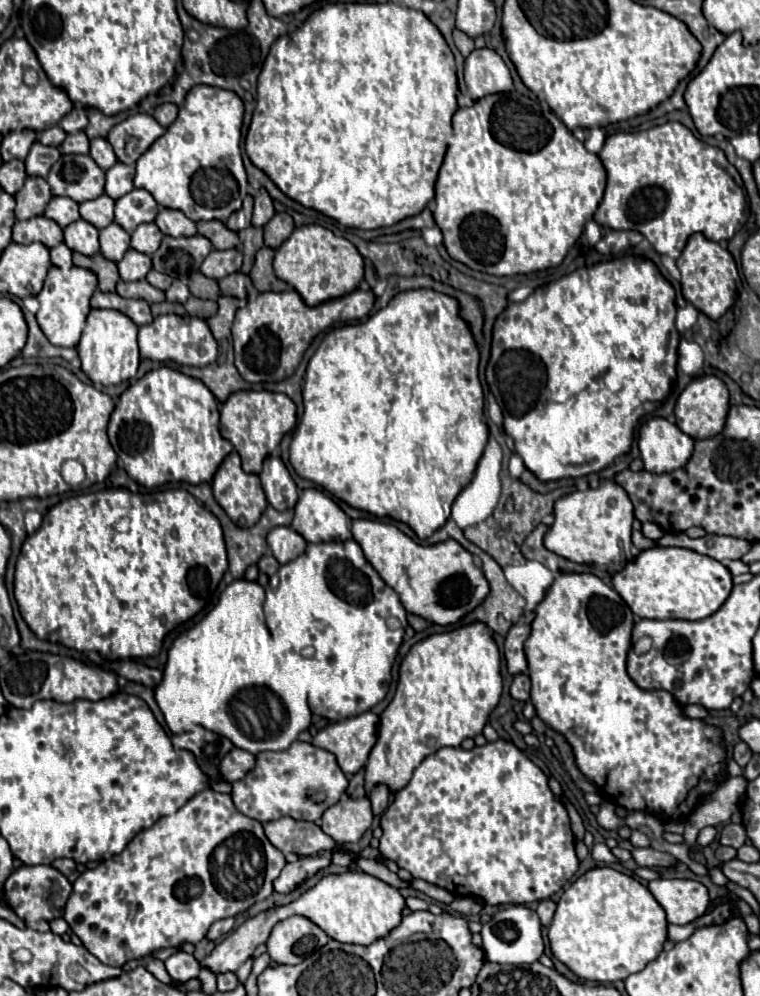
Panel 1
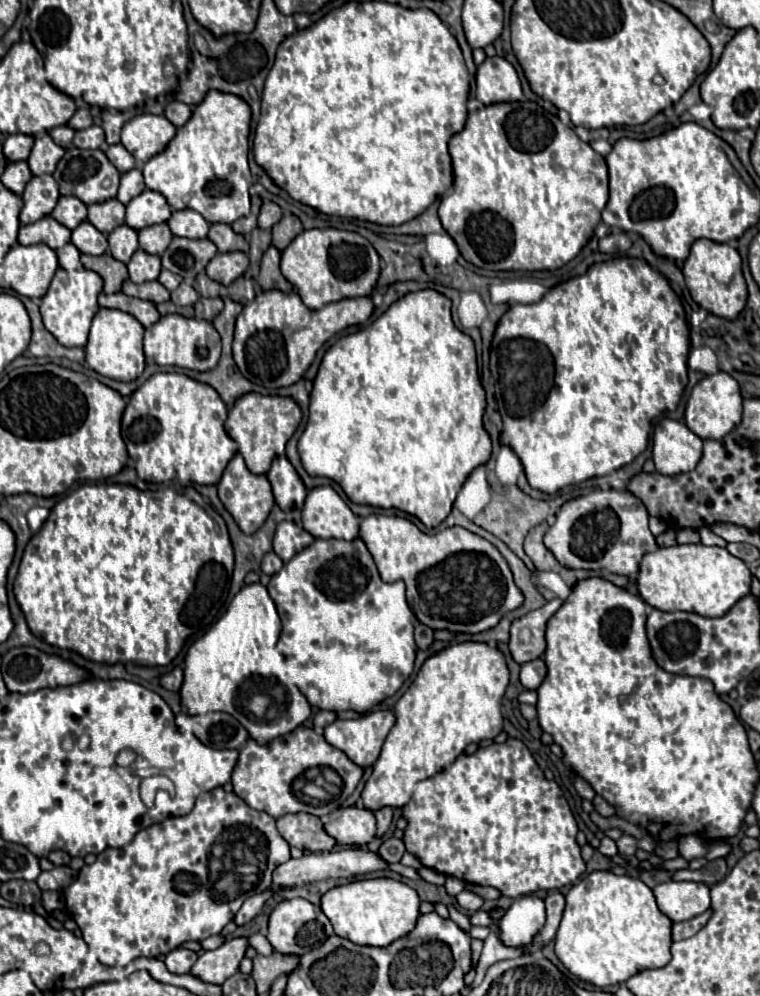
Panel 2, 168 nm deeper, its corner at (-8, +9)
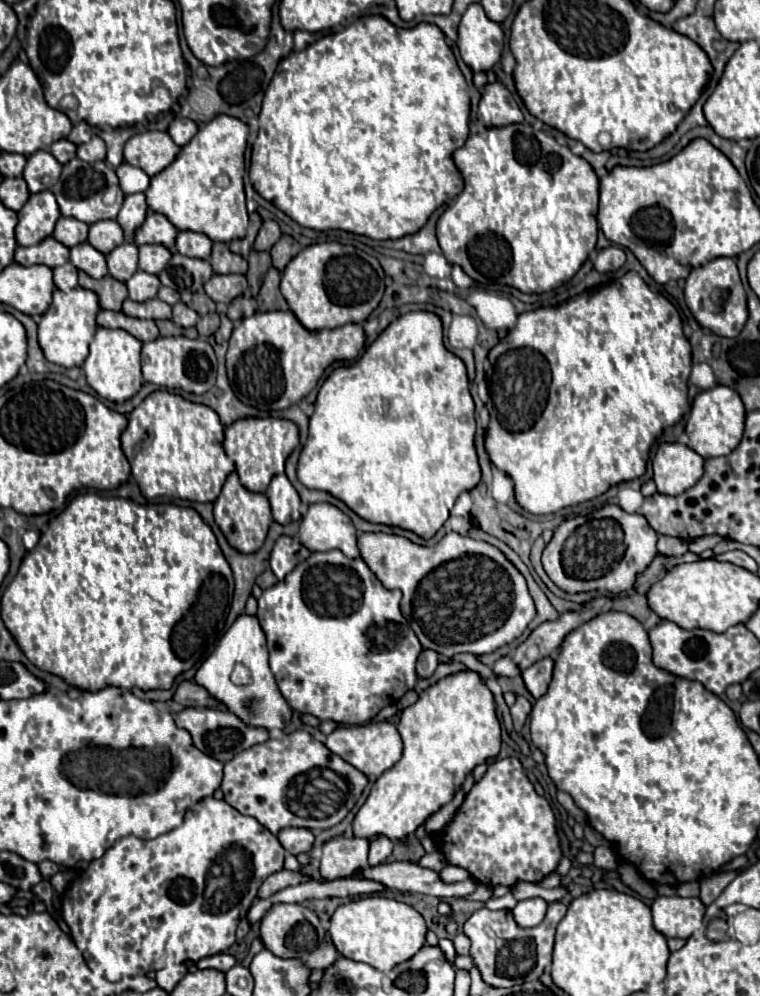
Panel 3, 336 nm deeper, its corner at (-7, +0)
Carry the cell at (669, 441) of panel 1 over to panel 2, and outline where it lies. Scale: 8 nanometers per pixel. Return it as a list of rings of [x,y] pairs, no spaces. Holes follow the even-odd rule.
[[[661,419],[653,429],[653,461],[663,475],[691,471],[701,459],[701,449],[703,439],[681,421]]]

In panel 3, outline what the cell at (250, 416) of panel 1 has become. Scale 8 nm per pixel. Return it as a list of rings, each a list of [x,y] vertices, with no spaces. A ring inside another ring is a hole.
[[[242,418],[226,428],[224,452],[236,464],[240,482],[250,492],[266,492],[272,476],[284,472],[284,462],[292,450],[298,446],[298,428],[290,420],[280,418]],[[280,448],[280,456],[278,456]]]

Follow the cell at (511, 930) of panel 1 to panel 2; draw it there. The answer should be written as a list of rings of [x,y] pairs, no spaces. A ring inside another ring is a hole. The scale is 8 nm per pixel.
[[[535,895],[519,897],[501,917],[495,933],[505,947],[529,945],[545,925],[543,899]]]

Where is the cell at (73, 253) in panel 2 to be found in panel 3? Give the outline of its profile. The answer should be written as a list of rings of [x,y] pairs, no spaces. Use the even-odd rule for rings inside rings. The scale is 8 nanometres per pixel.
[[[66,262],[58,268],[54,268],[54,284],[58,290],[72,290],[78,286],[78,270],[72,262]]]

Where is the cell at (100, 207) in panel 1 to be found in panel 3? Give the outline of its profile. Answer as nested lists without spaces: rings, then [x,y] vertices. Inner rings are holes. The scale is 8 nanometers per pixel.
[[[100,220],[90,226],[88,242],[102,254],[110,254],[116,246],[124,244],[124,232],[116,220]]]

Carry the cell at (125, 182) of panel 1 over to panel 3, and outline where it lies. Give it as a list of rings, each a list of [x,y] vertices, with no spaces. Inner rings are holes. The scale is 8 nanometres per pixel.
[[[130,194],[124,200],[124,206],[116,218],[116,222],[120,224],[120,228],[124,230],[126,242],[134,244],[134,234],[136,230],[144,224],[148,214],[148,206],[146,206],[146,196],[144,194]]]

